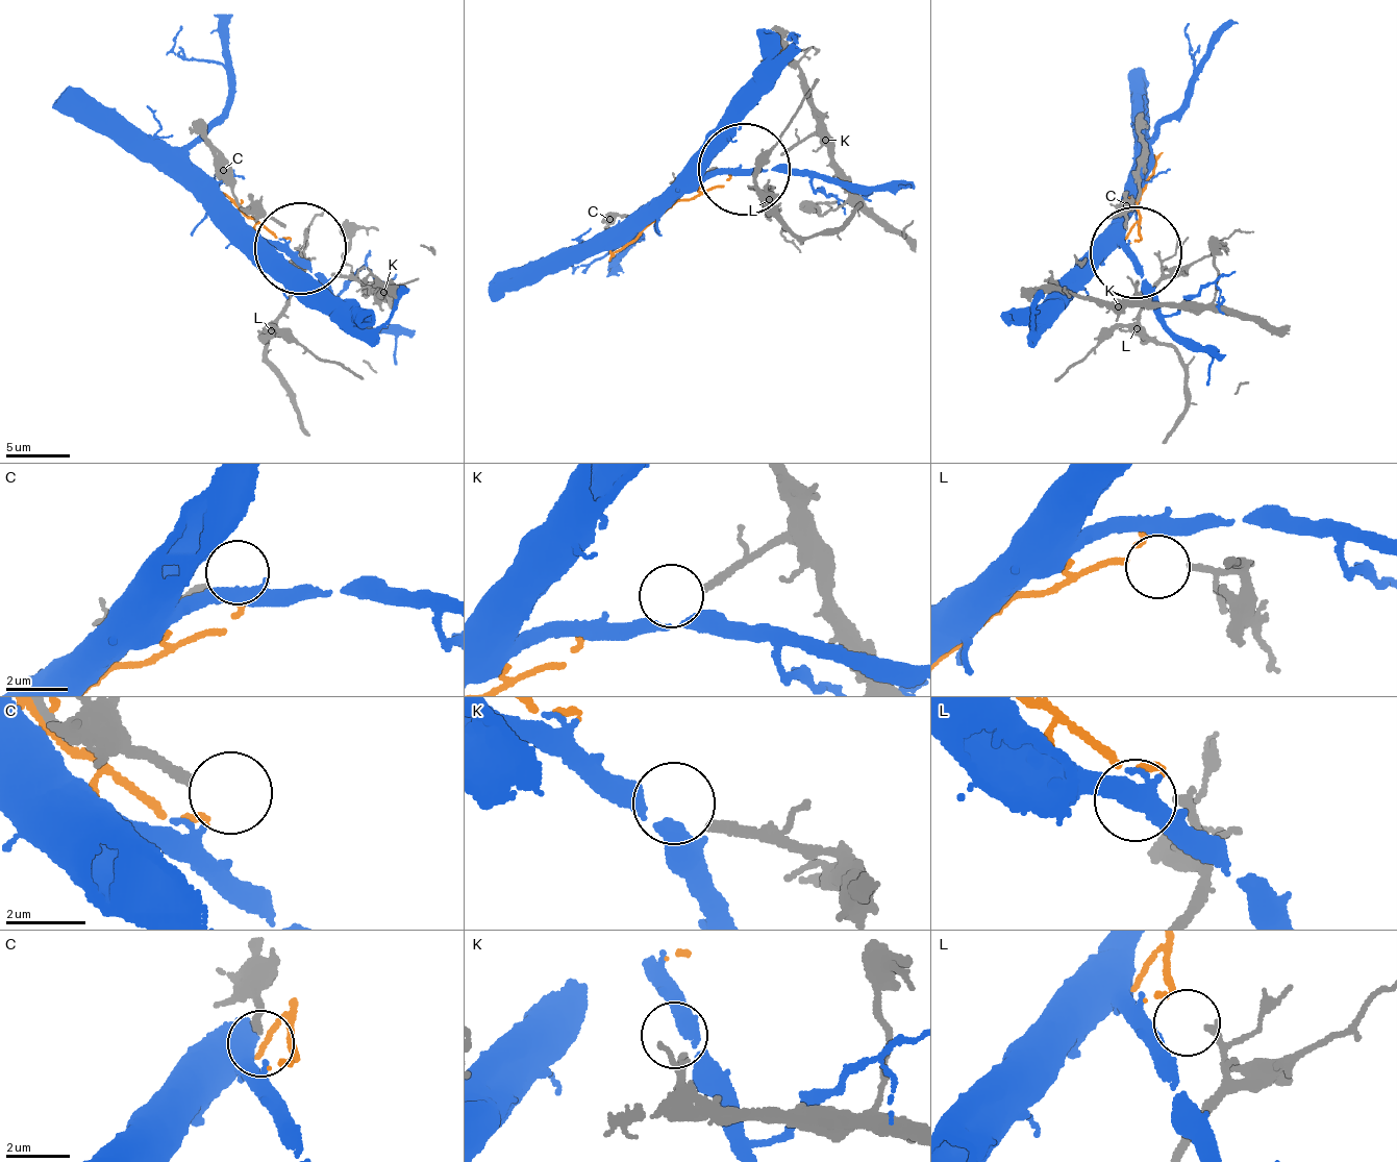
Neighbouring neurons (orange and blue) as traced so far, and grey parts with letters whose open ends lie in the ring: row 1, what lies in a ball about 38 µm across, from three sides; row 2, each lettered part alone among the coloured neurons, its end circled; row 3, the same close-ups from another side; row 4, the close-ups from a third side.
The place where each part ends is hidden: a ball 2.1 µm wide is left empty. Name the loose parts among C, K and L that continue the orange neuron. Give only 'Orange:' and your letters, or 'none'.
Orange: L

